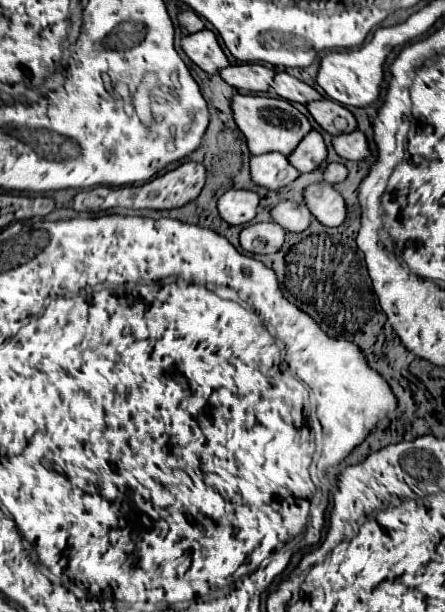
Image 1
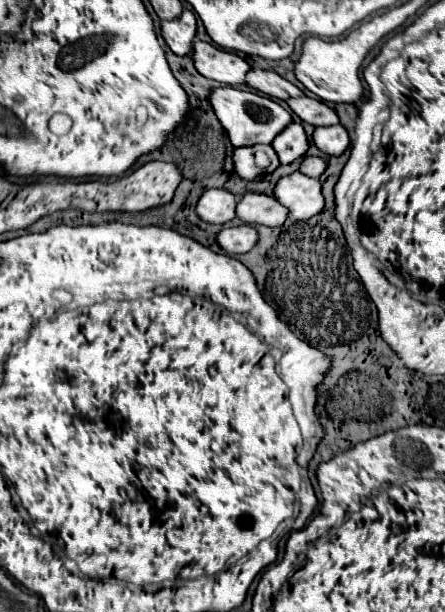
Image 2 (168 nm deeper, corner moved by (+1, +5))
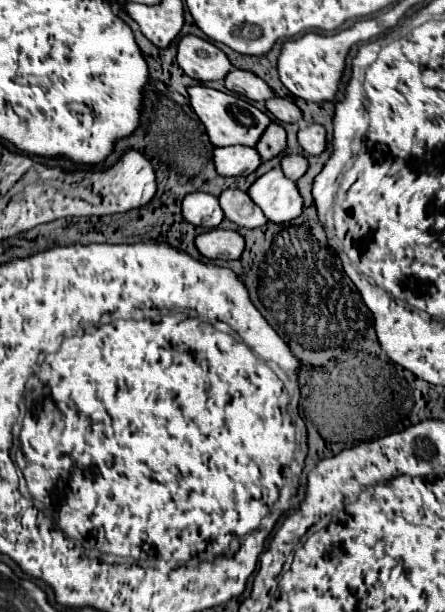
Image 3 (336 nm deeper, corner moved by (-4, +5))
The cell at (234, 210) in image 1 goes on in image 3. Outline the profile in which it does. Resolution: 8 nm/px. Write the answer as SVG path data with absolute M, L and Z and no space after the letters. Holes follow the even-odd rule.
M194 192L194 194L184 196L182 218L202 228L216 228L224 220L222 210L218 208L216 196L210 196L204 192Z

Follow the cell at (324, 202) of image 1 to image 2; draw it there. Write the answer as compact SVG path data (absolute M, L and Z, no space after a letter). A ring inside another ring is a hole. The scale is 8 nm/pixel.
M301 172L281 178L273 190L273 196L289 210L291 222L309 220L325 208L321 180L303 176Z

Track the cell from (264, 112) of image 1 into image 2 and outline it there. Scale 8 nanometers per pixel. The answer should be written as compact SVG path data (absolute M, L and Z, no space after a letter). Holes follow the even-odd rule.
M223 86L215 88L211 96L211 104L217 112L217 118L221 120L229 140L233 146L255 146L255 144L271 144L279 132L283 132L291 122L293 114L285 110L281 104L271 100L269 96L251 92L251 90L241 90L233 86Z

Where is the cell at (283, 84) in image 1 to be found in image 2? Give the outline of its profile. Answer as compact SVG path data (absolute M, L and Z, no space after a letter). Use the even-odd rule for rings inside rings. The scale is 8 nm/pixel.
M251 70L247 76L247 84L277 100L289 100L295 96L303 96L301 88L297 88L295 84L291 84L289 80L285 80L273 70Z

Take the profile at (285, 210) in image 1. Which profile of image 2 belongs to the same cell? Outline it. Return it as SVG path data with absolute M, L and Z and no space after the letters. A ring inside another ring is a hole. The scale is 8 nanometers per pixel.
M247 192L237 204L237 218L255 226L281 226L287 222L289 212L273 196Z

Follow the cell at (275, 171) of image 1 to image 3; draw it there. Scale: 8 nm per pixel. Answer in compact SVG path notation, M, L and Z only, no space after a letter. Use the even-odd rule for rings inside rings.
M226 146L212 150L214 168L220 176L246 176L260 166L260 156L254 148Z

